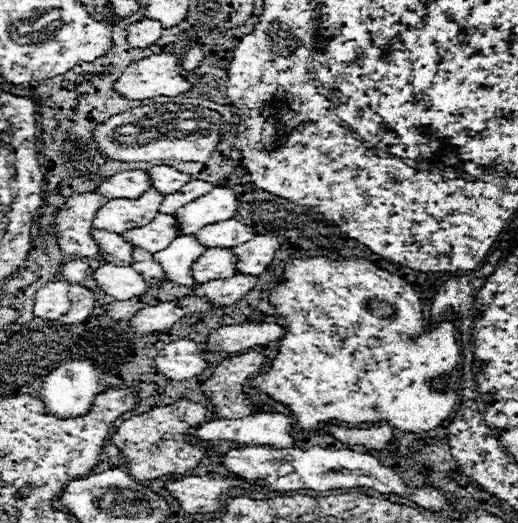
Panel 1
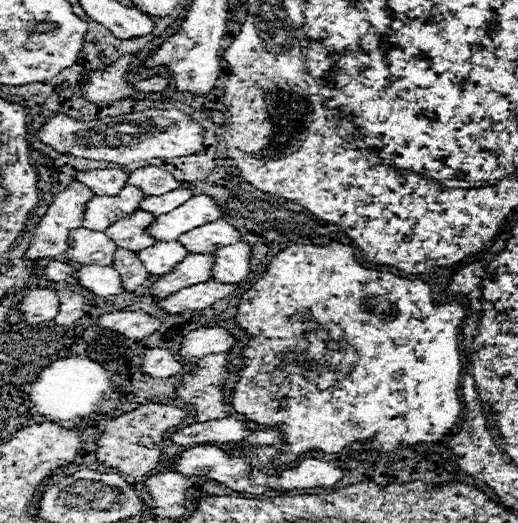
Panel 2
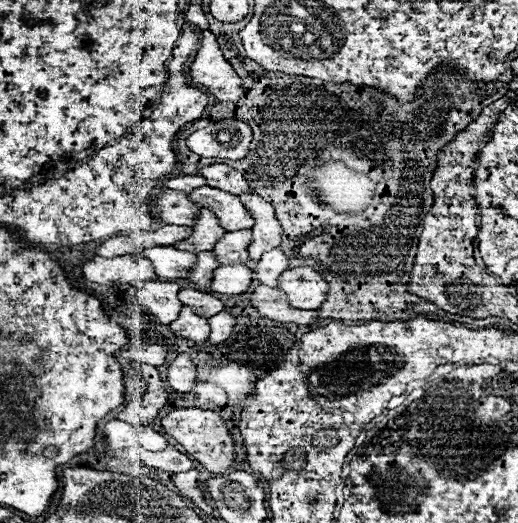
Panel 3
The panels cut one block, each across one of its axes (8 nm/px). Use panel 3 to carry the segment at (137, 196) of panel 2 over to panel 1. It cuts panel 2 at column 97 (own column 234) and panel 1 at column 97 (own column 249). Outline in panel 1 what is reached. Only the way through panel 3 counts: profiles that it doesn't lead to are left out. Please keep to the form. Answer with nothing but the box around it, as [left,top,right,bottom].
[94,188,164,232]

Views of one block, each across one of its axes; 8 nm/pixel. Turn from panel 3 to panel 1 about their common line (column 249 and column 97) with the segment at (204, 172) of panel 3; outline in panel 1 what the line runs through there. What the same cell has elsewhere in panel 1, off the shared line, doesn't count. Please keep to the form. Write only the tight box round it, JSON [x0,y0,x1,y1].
[96,170,150,200]

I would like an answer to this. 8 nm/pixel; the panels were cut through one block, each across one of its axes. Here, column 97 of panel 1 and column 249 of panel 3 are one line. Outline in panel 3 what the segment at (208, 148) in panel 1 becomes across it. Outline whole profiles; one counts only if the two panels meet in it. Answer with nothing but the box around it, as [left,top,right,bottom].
[186,118,252,160]

